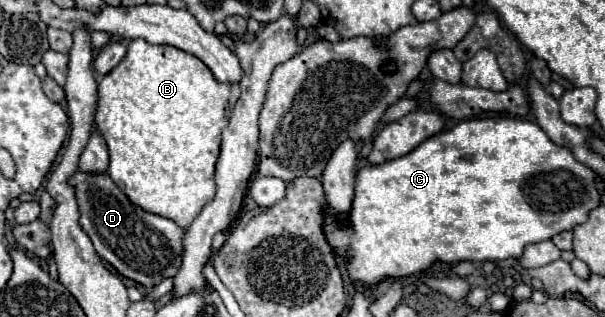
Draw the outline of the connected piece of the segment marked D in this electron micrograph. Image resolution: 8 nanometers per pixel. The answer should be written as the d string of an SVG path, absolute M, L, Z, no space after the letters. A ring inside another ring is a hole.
M75 171L69 181L75 189L79 205L79 225L89 235L97 255L111 263L119 275L151 289L167 277L175 277L183 261L183 235L185 231L171 219L151 215L141 207L133 209L127 195L111 181L107 173ZM155 239L155 249L151 245Z

